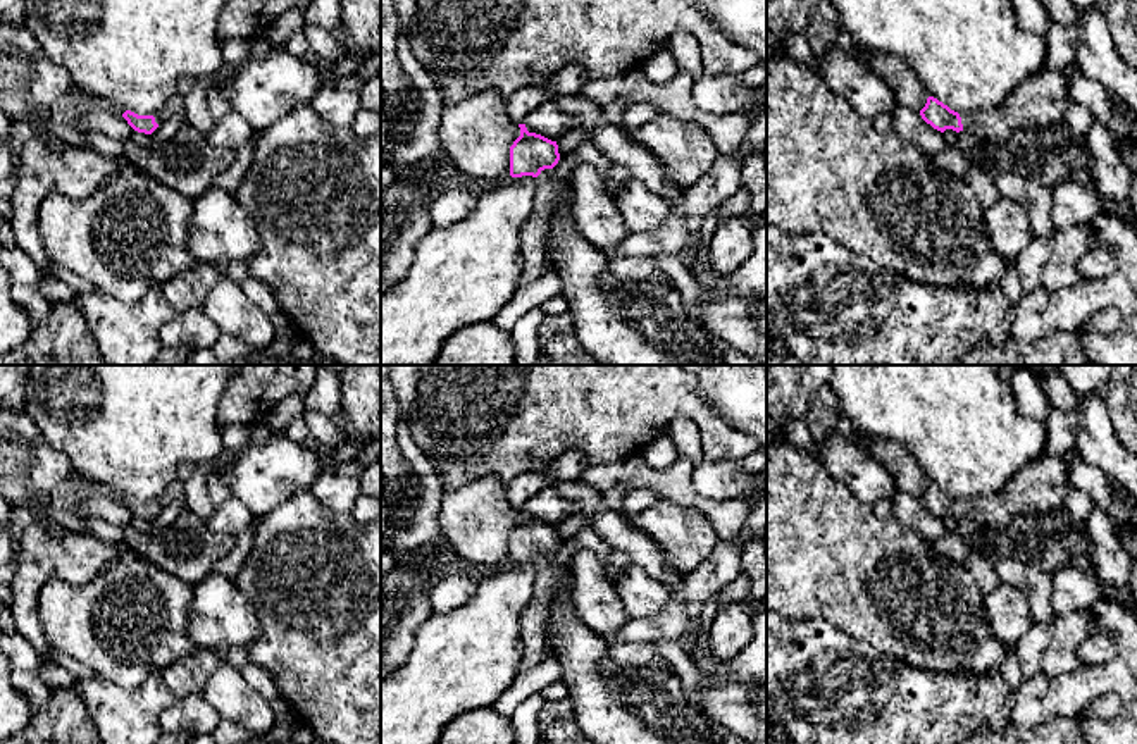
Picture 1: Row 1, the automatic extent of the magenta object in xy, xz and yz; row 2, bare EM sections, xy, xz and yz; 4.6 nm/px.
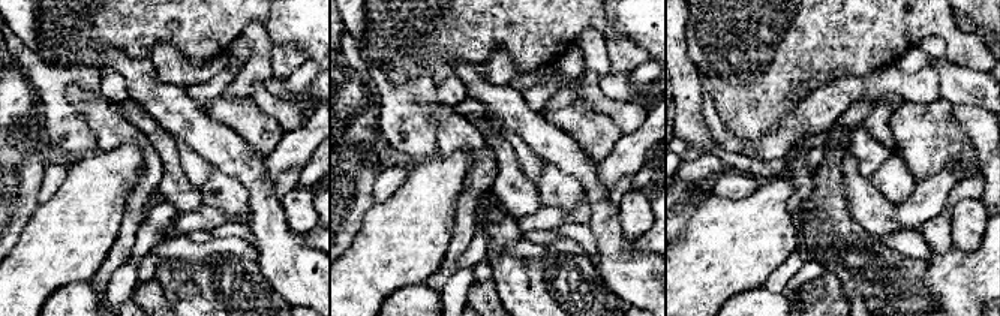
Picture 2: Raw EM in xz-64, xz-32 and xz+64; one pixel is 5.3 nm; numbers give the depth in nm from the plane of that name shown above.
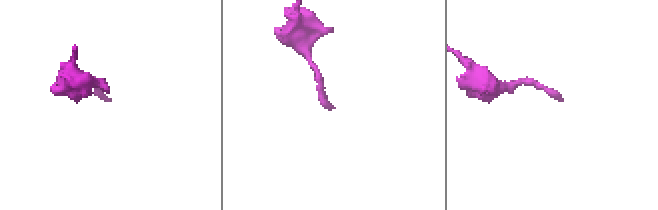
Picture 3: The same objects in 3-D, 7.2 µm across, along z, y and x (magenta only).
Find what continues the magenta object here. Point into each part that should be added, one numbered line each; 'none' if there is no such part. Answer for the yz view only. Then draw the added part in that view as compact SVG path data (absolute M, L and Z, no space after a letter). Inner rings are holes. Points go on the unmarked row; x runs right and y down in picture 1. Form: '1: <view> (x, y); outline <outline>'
1: yz (1037, 488); outline M1075 450L1041 456L1016 472L1003 491L970 501L961 499L963 515L984 527L999 527L1020 513L1065 510L1065 491L1072 487L1068 468L1075 460L1080 460Z

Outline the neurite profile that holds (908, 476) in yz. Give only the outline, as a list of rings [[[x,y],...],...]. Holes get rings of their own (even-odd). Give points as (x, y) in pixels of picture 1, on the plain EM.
[[[863,436],[858,444],[891,472],[898,493],[920,499],[930,480],[904,444],[868,436]]]

